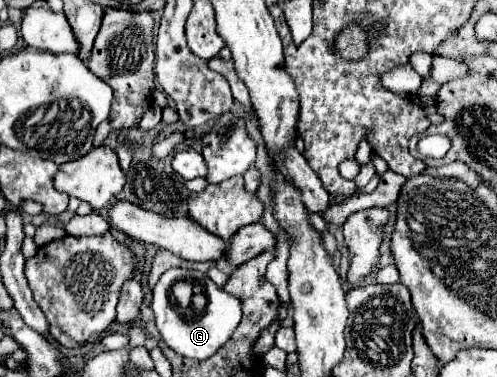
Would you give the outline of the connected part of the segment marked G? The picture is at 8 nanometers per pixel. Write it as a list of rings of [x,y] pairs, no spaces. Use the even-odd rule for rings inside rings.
[[[170,268],[168,272],[162,274],[154,288],[154,300],[152,300],[152,310],[156,314],[156,326],[164,338],[164,342],[176,350],[178,354],[194,360],[208,360],[210,356],[216,354],[216,350],[232,336],[236,330],[242,310],[240,310],[240,300],[226,290],[218,288],[206,274],[200,274],[196,270],[188,268]],[[190,280],[198,282],[202,286],[202,292],[198,292],[198,310],[188,310],[178,304],[178,300],[172,294],[172,286],[176,282]]]

